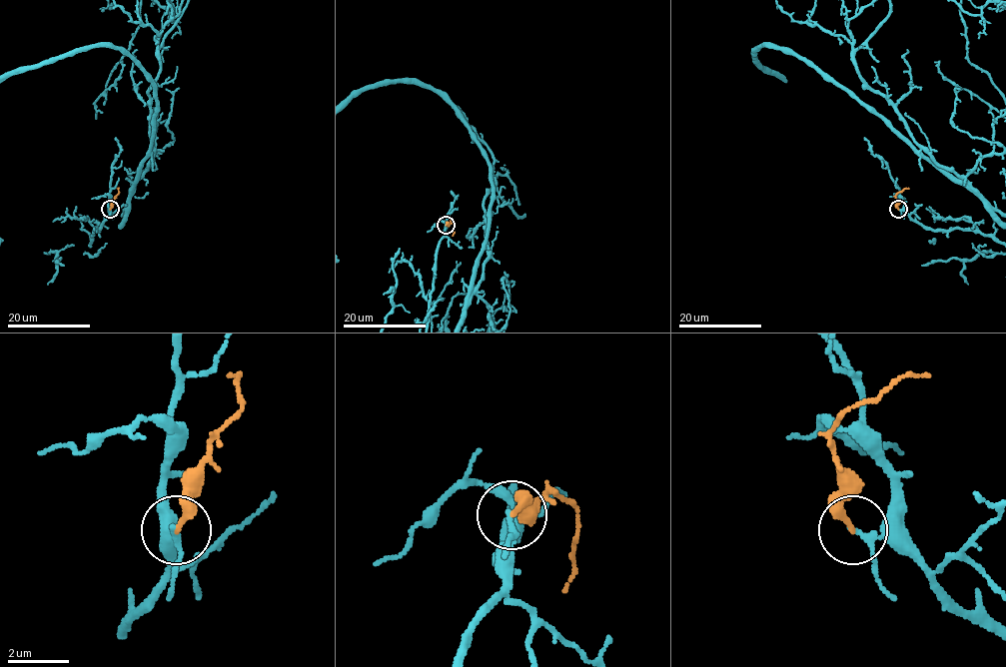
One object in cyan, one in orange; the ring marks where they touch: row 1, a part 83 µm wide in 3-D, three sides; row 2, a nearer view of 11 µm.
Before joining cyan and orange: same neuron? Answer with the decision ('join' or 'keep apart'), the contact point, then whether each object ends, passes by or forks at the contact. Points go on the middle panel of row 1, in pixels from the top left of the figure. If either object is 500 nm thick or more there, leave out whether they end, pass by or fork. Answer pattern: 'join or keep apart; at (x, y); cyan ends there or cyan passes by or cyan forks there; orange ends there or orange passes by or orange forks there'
keep apart; at (446, 225); cyan passes by; orange ends there

